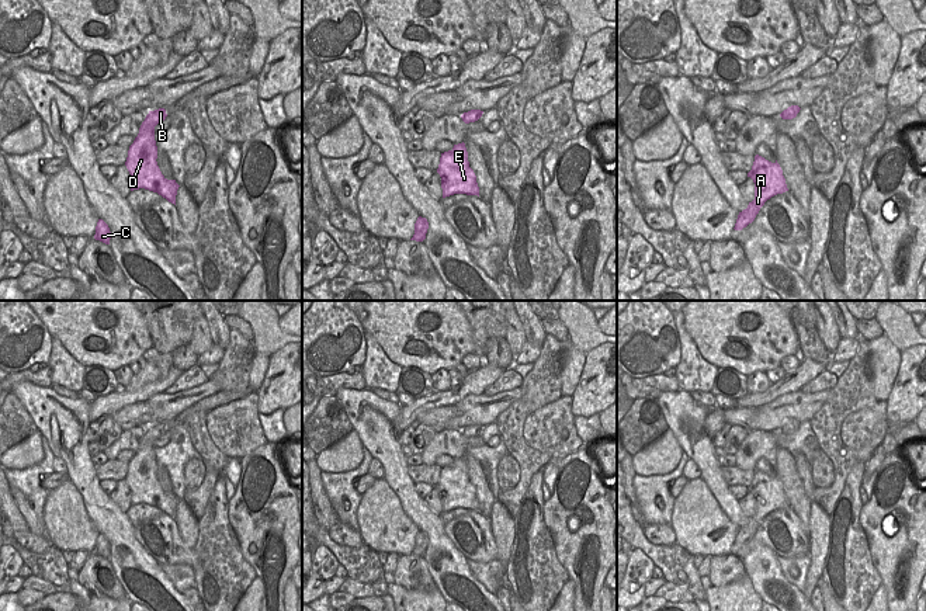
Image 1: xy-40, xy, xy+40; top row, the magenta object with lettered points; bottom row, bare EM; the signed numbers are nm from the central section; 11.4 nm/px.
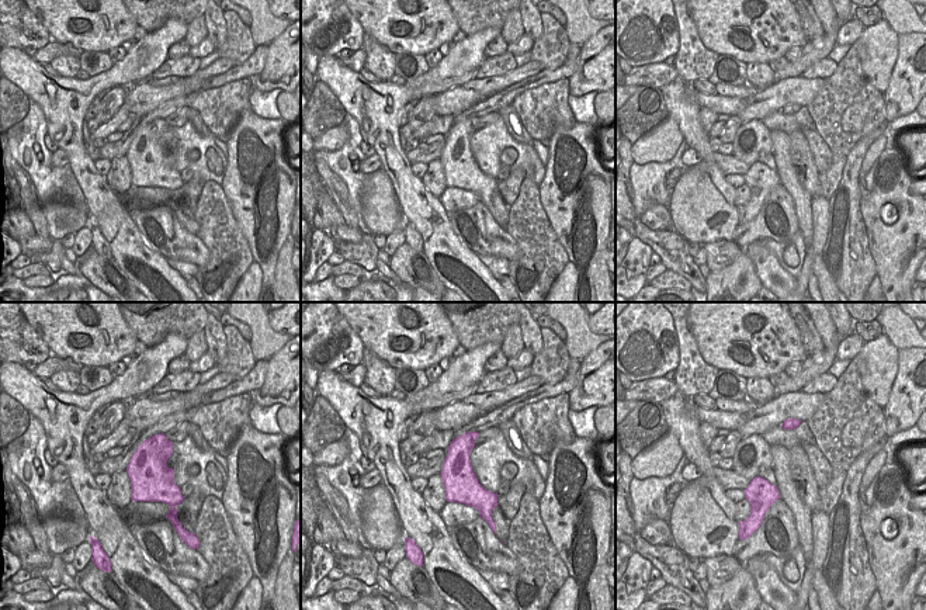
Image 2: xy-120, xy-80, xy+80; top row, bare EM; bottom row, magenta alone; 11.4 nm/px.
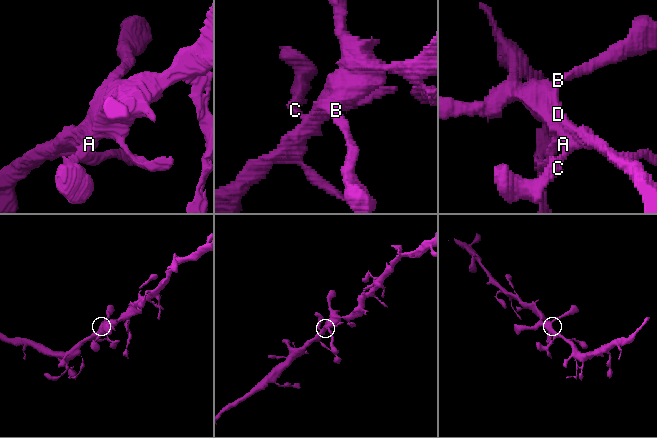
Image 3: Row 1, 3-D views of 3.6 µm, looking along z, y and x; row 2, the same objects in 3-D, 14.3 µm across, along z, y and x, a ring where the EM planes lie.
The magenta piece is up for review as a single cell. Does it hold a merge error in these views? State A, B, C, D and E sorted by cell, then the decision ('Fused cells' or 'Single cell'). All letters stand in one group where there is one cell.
Groups: A B C D E. Single cell

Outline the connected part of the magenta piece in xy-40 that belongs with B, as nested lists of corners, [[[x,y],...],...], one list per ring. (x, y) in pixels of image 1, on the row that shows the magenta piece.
[[[164,108],[149,111],[139,128],[139,133],[129,146],[125,166],[131,174],[131,191],[145,188],[157,192],[176,205],[178,184],[167,180],[157,166],[157,146],[155,126],[166,119]]]

